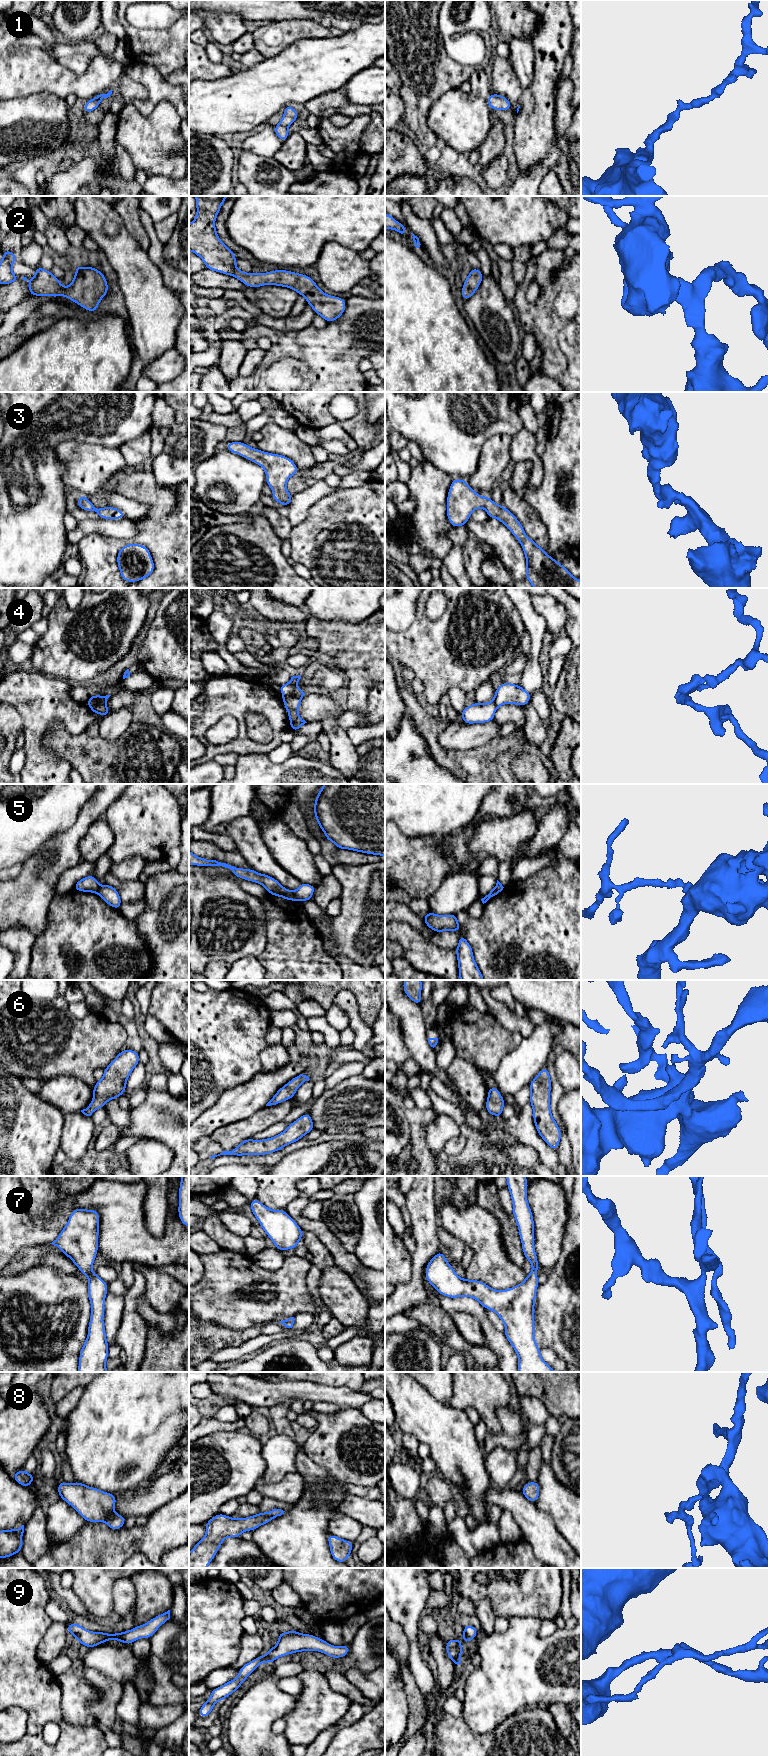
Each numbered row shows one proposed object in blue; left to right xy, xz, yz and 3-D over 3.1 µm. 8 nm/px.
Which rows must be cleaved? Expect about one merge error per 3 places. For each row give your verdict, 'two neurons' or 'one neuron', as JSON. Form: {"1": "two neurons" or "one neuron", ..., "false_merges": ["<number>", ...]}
{"1": "one neuron", "2": "one neuron", "3": "one neuron", "4": "two neurons", "5": "two neurons", "6": "one neuron", "7": "one neuron", "8": "one neuron", "9": "one neuron", "false_merges": ["4", "5"]}

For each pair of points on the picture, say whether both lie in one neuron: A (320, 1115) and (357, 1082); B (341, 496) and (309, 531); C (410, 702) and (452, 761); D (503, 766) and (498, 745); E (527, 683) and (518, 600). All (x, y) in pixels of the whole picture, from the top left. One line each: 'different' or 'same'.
A: same
B: same
C: same
D: same
E: same

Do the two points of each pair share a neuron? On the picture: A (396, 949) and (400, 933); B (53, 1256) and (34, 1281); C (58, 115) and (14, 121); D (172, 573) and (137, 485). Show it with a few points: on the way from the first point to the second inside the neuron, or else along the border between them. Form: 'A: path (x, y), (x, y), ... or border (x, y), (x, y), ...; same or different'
A: border (395, 941), (401, 947), (404, 956); different
B: border (22, 1271), (45, 1265), (67, 1274); different
C: path (47, 115), (40, 121), (25, 121); same
D: path (172, 551), (172, 520), (159, 507); same

